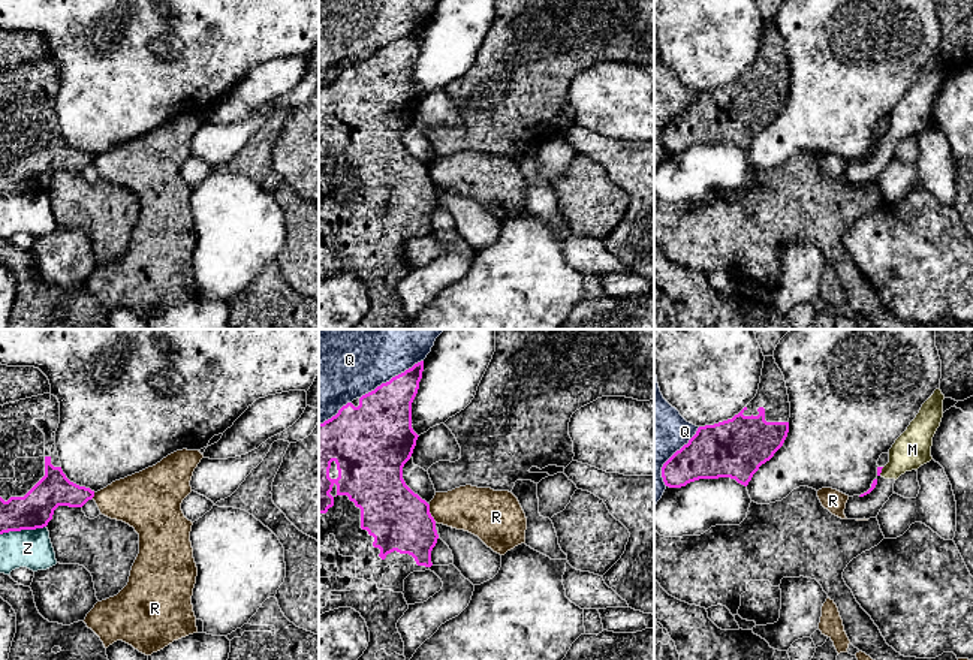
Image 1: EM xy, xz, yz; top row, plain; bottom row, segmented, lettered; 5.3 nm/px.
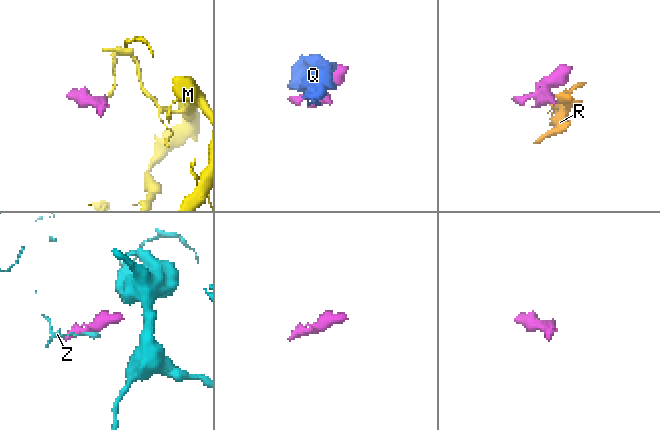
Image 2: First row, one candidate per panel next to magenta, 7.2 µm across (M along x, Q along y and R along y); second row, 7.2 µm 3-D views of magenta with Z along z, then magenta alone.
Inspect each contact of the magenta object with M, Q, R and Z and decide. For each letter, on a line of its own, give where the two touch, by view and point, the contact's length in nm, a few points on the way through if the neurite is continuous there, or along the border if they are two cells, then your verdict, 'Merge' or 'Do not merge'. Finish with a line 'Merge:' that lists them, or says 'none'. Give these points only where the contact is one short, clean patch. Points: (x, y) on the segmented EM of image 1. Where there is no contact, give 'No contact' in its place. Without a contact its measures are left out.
M: Touches magenta at yz (880, 472). Shared border 50 nm. Boundary: yz (883, 467), (879, 475). Do not merge
Q: Touches magenta at xz (392, 377). Shared border 400 nm. Do not merge
R: Touches magenta at xz (430, 514). Shared border 100 nm. Boundary: xz (428, 505), (428, 512), (436, 521). Do not merge
Z: Touches magenta at xy (23, 529). Shared border 260 nm. Do not merge
Merge: none

